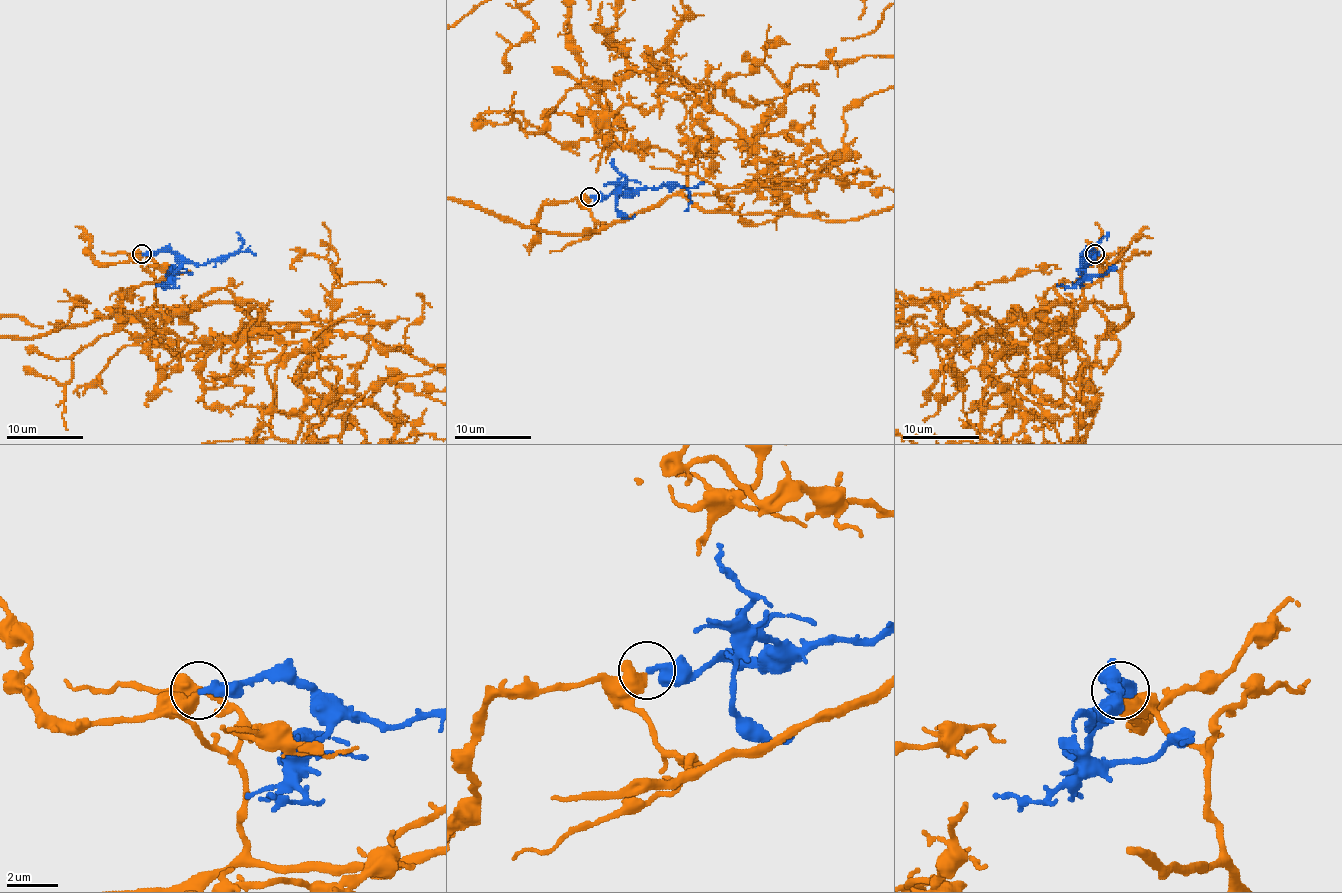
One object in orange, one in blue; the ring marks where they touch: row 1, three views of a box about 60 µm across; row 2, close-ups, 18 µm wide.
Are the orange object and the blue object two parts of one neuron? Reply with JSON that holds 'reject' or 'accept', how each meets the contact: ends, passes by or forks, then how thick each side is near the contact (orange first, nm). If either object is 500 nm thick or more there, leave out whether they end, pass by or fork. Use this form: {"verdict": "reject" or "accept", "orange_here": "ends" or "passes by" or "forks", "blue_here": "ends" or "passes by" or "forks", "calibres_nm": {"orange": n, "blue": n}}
{"verdict": "accept", "orange_here": "passes by", "blue_here": "ends", "calibres_nm": {"orange": 320, "blue": 400}}

